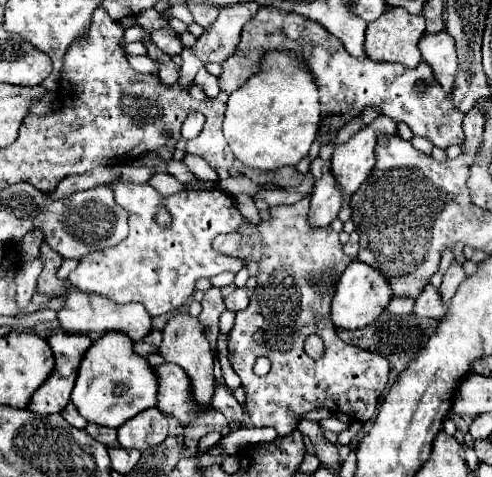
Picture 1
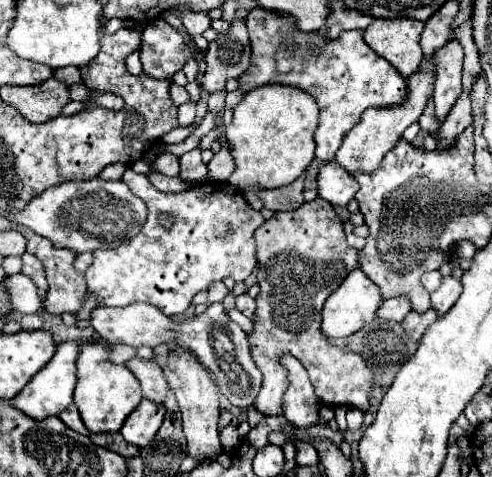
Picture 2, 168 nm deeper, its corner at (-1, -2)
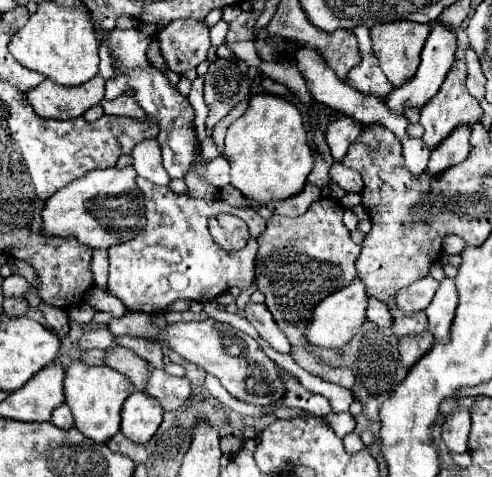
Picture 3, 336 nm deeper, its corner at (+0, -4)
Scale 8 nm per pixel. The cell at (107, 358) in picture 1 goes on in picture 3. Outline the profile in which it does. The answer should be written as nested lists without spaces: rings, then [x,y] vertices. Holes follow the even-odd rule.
[[[74,359],[64,377],[64,403],[70,407],[74,425],[78,431],[82,431],[86,437],[104,443],[112,439],[114,433],[120,431],[120,409],[122,403],[130,393],[134,393],[134,385],[114,369],[100,365],[100,367],[88,367],[80,359]]]

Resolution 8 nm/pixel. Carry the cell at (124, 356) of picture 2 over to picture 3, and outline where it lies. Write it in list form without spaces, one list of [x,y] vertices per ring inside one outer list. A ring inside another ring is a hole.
[[[90,349],[90,351],[84,351],[80,361],[84,361],[86,365],[100,365],[104,359],[104,351],[102,349]]]

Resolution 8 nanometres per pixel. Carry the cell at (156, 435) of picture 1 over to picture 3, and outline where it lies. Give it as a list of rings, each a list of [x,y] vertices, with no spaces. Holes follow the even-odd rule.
[[[134,391],[122,407],[122,433],[134,443],[148,443],[162,423],[162,407],[142,391]]]

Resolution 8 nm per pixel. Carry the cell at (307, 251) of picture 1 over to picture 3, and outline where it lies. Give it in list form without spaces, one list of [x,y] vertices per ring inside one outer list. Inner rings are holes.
[[[322,197],[316,203],[312,203],[312,207],[300,217],[290,219],[290,217],[282,217],[282,215],[272,215],[266,221],[266,231],[258,237],[260,249],[258,249],[258,255],[256,255],[256,285],[266,295],[266,307],[274,315],[278,327],[290,339],[294,361],[300,367],[304,367],[306,371],[310,371],[314,375],[320,375],[326,381],[338,383],[338,385],[342,385],[346,389],[352,389],[352,385],[354,385],[352,371],[350,369],[324,367],[312,353],[306,351],[308,341],[304,337],[304,331],[306,331],[308,321],[310,321],[310,317],[314,313],[314,307],[324,297],[328,297],[330,293],[334,293],[338,289],[344,289],[348,283],[352,283],[356,279],[354,263],[356,263],[356,259],[358,259],[361,252],[361,246],[350,239],[350,231],[342,223],[342,213],[344,213],[344,207],[340,205],[340,201],[336,201],[334,197]]]

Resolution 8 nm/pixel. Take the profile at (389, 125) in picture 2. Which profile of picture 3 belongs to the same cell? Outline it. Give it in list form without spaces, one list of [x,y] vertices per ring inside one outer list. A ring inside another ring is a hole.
[[[436,23],[432,27],[432,33],[424,45],[424,51],[422,51],[422,63],[416,71],[416,75],[404,83],[402,87],[396,87],[390,95],[388,95],[388,107],[392,111],[396,111],[398,115],[402,115],[402,111],[406,107],[416,107],[416,109],[422,109],[434,95],[436,91],[440,89],[440,85],[444,83],[452,63],[454,63],[454,55],[456,55],[456,31],[452,27],[446,27],[444,23]]]

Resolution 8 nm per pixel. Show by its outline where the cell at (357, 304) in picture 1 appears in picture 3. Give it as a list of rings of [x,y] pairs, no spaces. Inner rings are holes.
[[[354,279],[354,283],[350,283],[348,287],[328,295],[314,309],[314,315],[312,315],[310,325],[306,329],[308,343],[314,347],[326,347],[326,349],[344,347],[356,335],[356,331],[362,327],[362,323],[366,321],[366,297],[368,297],[366,287],[362,287],[360,279]]]

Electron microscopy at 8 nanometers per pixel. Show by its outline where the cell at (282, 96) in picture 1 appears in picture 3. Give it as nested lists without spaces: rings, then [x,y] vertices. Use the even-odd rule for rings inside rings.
[[[252,95],[246,113],[226,133],[224,155],[230,161],[232,185],[256,205],[298,195],[312,171],[314,157],[300,111],[276,95]]]

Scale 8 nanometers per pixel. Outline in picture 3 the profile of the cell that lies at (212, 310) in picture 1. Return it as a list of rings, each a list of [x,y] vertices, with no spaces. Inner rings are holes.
[[[126,313],[120,319],[112,319],[108,323],[108,331],[112,335],[136,335],[146,337],[158,343],[164,343],[182,355],[186,361],[196,363],[206,373],[212,373],[220,379],[222,387],[236,399],[252,405],[270,405],[286,395],[286,385],[282,381],[282,371],[278,365],[266,357],[260,345],[246,333],[234,329],[228,323],[220,323],[216,319],[206,321],[190,321],[190,323],[174,323],[166,329],[156,329],[146,313]]]

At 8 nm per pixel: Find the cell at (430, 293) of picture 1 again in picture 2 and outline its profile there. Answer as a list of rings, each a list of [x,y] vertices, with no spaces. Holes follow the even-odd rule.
[[[427,309],[425,313],[417,313],[417,311],[411,311],[405,319],[403,319],[403,329],[407,331],[407,335],[413,339],[413,341],[419,341],[425,333],[425,329],[437,321],[437,311],[435,309]]]

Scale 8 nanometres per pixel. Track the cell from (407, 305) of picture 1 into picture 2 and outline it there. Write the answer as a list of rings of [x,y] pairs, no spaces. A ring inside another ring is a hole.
[[[393,297],[393,299],[383,301],[383,305],[379,307],[377,317],[401,323],[407,317],[409,311],[411,311],[411,303],[407,301],[407,297]]]

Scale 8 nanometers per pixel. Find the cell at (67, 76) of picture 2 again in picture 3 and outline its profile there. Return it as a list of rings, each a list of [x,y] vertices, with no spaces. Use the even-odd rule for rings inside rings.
[[[118,75],[118,79],[107,80],[105,85],[105,98],[116,99],[122,95],[122,91],[126,91],[126,77]]]

